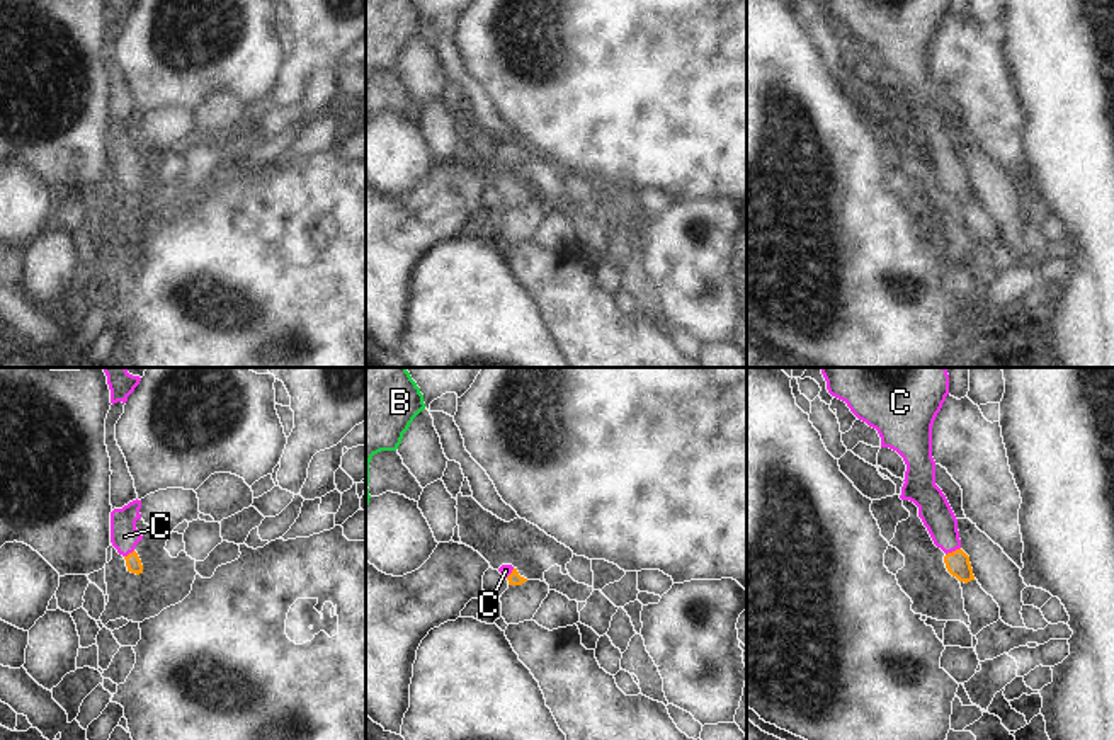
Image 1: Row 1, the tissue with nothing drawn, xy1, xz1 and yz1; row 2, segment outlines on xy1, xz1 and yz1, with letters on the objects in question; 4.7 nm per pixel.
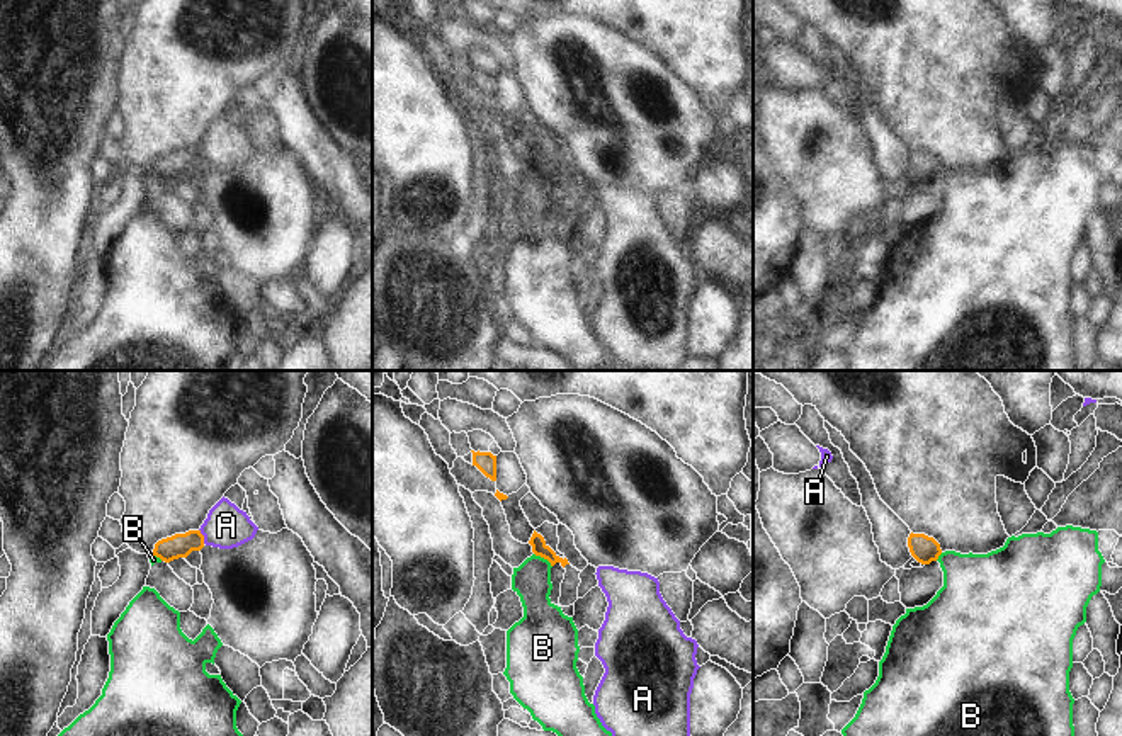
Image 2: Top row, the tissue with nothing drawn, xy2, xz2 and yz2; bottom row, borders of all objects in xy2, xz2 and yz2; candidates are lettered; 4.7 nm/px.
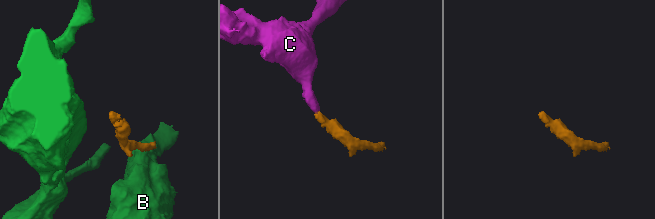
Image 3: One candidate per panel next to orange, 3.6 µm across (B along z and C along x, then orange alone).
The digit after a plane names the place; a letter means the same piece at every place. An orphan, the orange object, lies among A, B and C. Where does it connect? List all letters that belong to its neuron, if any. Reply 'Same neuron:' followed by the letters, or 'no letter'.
Same neuron: C

